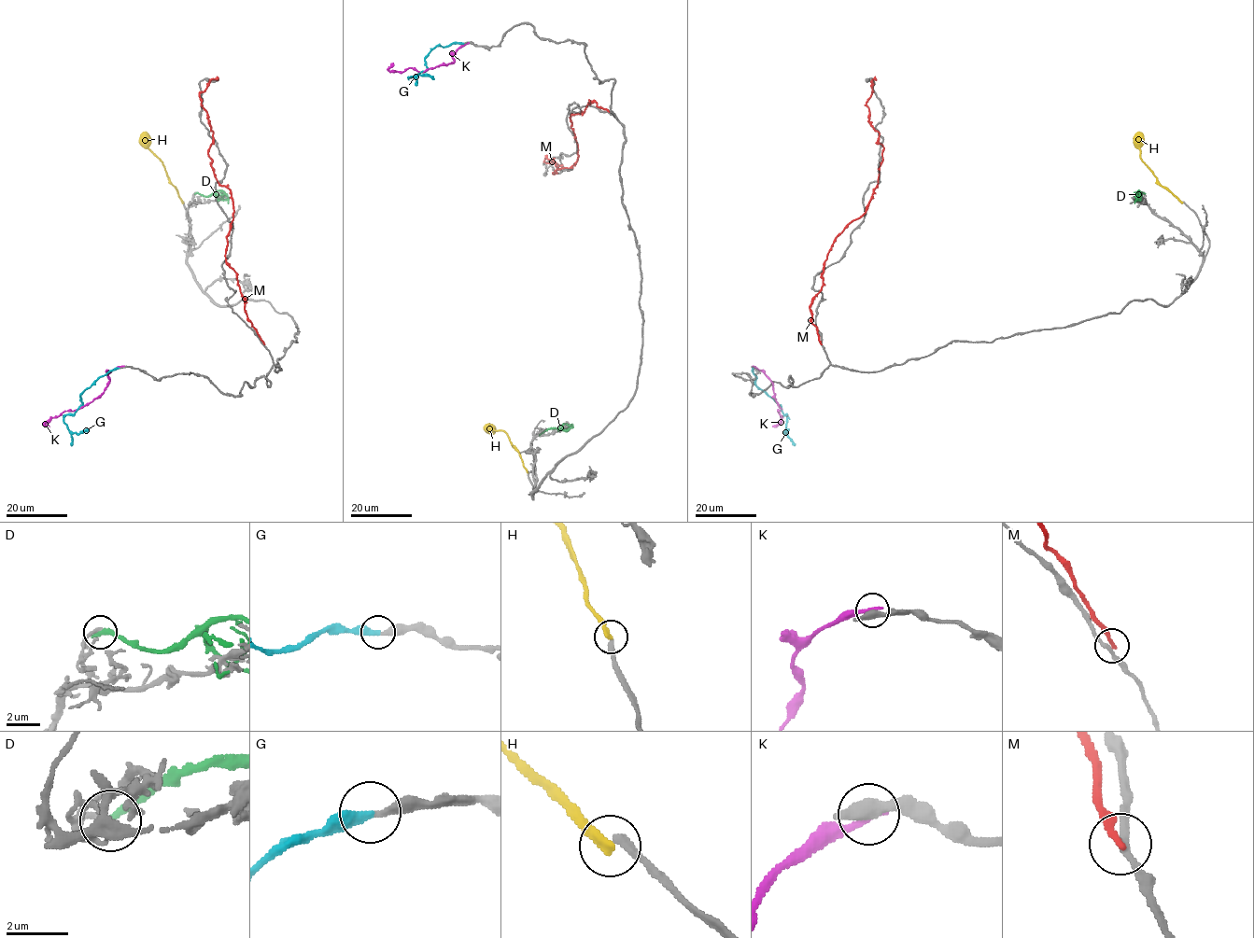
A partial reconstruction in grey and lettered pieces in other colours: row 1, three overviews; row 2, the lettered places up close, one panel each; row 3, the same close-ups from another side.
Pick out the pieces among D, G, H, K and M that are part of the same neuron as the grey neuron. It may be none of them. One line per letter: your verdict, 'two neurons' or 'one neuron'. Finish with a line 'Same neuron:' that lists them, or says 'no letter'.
D: two neurons
G: one neuron
H: two neurons
K: two neurons
M: two neurons
Same neuron: G

